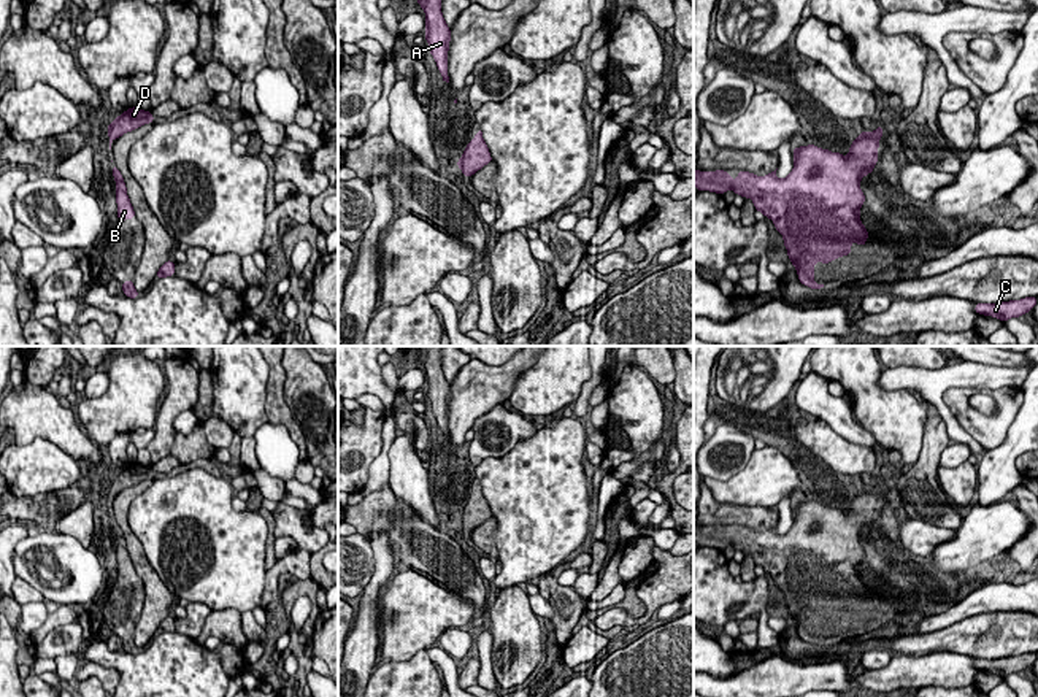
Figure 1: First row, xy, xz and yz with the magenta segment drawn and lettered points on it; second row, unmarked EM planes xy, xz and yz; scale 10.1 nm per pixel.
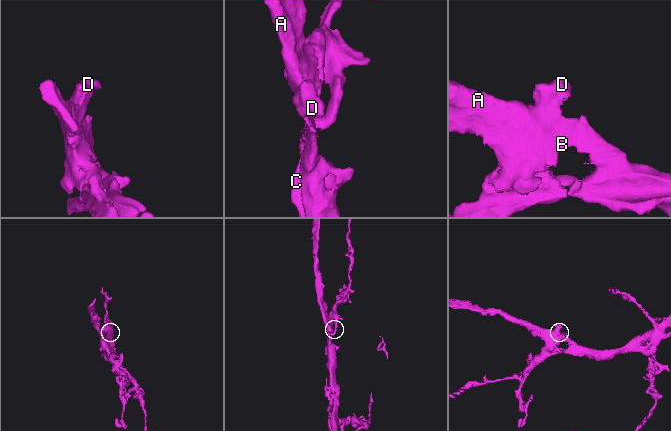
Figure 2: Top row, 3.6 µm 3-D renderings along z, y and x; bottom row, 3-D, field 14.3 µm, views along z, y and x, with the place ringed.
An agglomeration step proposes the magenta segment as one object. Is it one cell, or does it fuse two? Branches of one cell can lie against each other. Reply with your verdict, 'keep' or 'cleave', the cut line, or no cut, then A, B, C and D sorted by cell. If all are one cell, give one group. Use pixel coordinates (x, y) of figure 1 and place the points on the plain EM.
keep; cut none; groups A B C D

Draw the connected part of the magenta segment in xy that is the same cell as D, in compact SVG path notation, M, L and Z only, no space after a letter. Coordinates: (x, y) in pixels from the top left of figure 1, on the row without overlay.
M138 462L125 465L106 484L110 494L110 505L114 494L117 495L124 489L132 487L149 478L154 478L154 472L151 467L140 465Z

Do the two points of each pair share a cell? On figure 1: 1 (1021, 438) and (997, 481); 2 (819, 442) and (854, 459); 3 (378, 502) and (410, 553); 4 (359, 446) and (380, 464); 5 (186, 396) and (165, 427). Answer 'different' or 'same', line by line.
1: same
2: same
3: same
4: different
5: same

